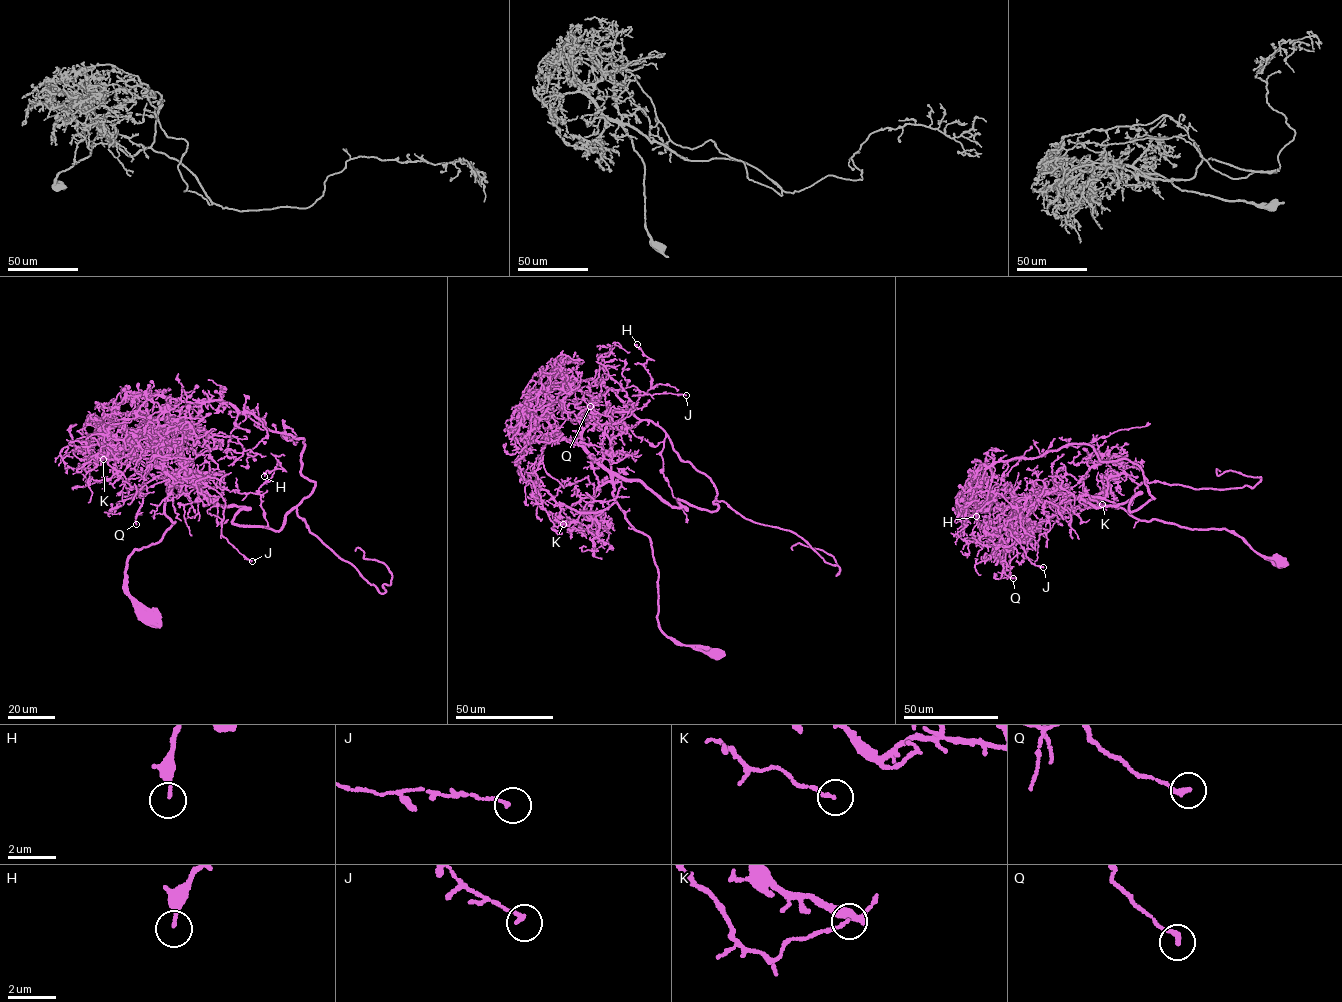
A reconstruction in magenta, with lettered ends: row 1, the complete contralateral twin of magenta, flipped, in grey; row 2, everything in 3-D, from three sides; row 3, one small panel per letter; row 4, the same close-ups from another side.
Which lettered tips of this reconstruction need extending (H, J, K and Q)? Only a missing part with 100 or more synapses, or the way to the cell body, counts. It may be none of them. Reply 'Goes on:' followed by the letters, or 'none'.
Goes on: none

